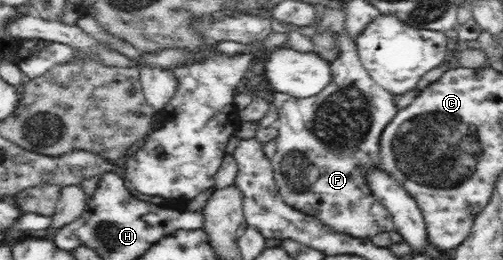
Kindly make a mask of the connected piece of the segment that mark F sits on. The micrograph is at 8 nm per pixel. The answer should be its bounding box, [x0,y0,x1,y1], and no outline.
[270,33,400,238]

